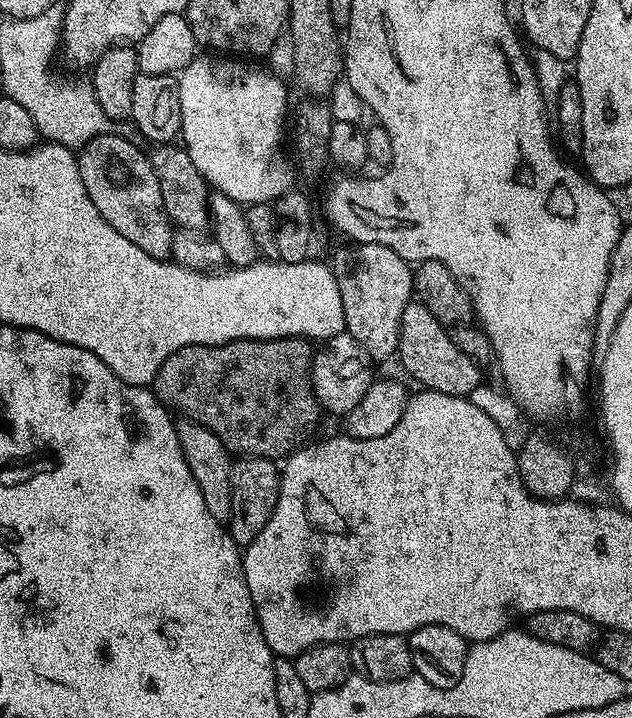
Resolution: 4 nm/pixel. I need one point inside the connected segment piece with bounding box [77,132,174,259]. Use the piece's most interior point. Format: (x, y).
(120, 179)

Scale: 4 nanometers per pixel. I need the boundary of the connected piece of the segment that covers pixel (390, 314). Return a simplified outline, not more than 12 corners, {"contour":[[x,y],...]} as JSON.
{"contour":[[377,244],[330,259],[344,326],[395,357],[413,265]]}

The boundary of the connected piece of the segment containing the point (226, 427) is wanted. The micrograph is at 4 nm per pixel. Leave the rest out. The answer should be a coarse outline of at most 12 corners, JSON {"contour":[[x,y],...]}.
{"contour":[[303,336],[191,344],[161,404],[279,461],[322,416]]}

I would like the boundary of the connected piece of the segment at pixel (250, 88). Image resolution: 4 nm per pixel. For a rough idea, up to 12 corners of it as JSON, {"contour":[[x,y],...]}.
{"contour":[[198,54],[179,73],[180,136],[242,206],[293,187],[279,152],[287,83]]}

